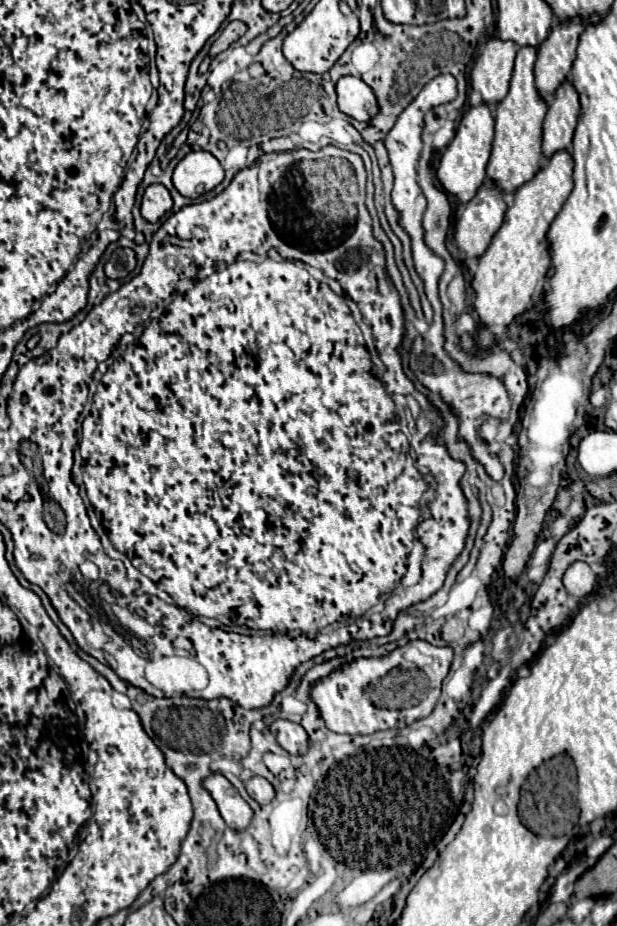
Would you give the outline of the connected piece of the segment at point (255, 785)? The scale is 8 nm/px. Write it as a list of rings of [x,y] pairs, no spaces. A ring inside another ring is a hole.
[[[261,776],[249,778],[249,780],[245,782],[245,788],[247,788],[249,796],[251,796],[253,800],[257,800],[259,804],[269,804],[269,802],[275,798],[273,786],[271,786],[265,778],[261,778]]]

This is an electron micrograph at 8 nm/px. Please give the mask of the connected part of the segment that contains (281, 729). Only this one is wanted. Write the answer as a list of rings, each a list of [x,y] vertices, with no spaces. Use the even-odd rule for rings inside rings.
[[[275,720],[269,726],[269,732],[275,736],[277,744],[285,748],[289,754],[307,752],[307,732],[301,724],[295,724],[291,720]]]

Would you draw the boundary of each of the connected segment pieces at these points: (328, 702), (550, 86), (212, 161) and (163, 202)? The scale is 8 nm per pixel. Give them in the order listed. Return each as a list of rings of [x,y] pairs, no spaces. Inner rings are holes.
[[[415,640],[415,644],[409,642],[399,646],[387,656],[345,662],[311,686],[311,700],[319,708],[325,726],[337,734],[367,736],[389,728],[401,730],[433,712],[451,660],[451,648],[437,648],[425,640]],[[413,650],[417,650],[417,660],[407,660]]]
[[[579,18],[569,20],[567,24],[555,24],[549,38],[539,46],[535,60],[535,86],[545,102],[549,102],[557,88],[569,78],[581,32],[583,26]]]
[[[205,150],[189,152],[173,172],[173,186],[187,198],[199,198],[201,194],[219,186],[225,178],[223,164]]]
[[[151,184],[145,190],[143,204],[141,204],[141,216],[147,222],[157,222],[171,208],[173,208],[173,198],[171,198],[169,190],[163,184]]]

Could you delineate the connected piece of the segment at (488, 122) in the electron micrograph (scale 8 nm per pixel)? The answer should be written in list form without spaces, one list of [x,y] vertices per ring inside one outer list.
[[[487,104],[473,106],[465,112],[455,138],[449,142],[441,156],[441,164],[437,170],[437,180],[445,188],[447,194],[455,198],[457,204],[467,204],[477,194],[477,188],[485,182],[485,168],[491,154],[491,142],[493,142],[493,116]]]

